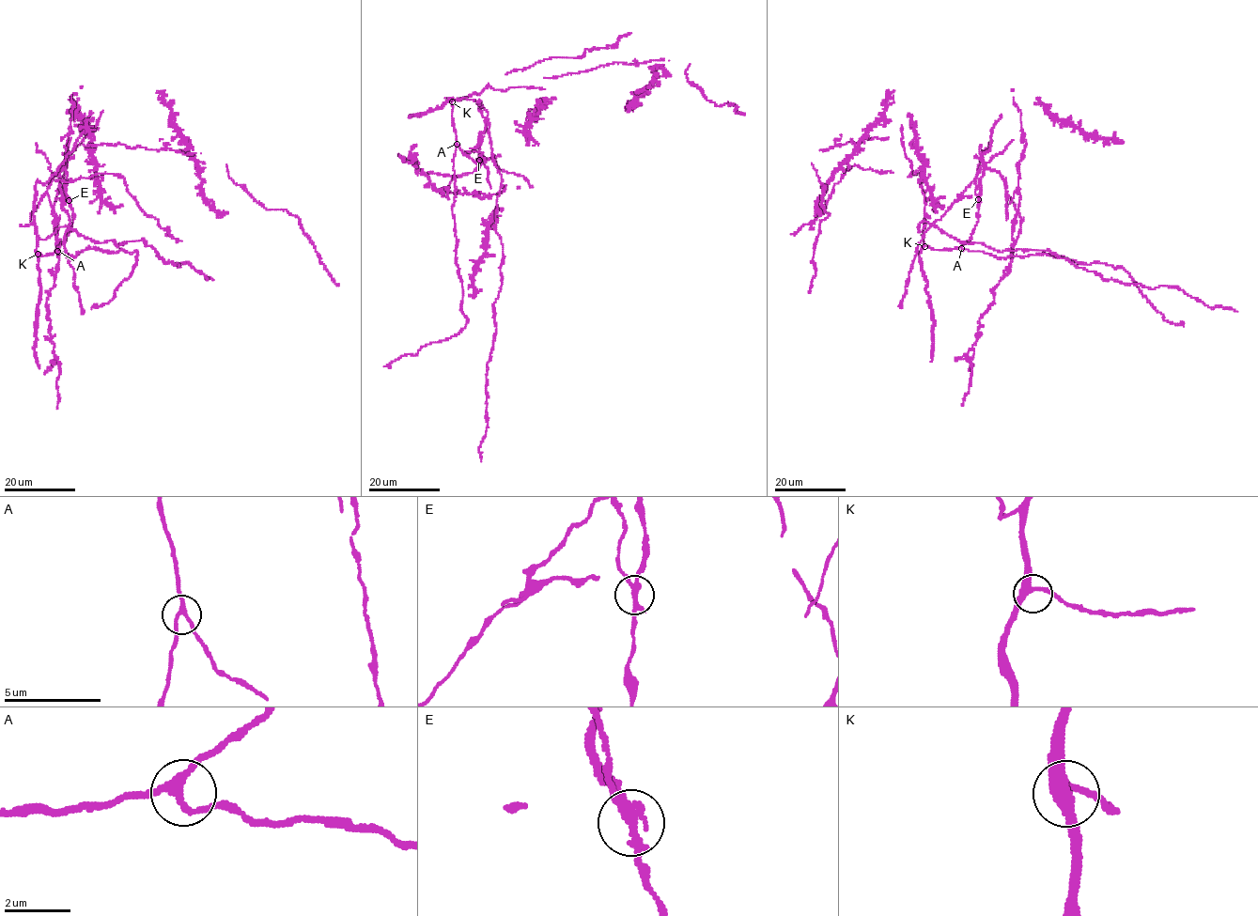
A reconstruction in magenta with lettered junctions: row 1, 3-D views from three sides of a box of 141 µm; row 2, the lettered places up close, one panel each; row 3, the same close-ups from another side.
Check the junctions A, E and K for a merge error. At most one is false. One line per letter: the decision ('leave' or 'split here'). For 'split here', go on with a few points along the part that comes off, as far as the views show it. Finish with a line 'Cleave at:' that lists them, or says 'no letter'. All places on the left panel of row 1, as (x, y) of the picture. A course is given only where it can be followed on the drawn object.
A: leave
E: split here | (69, 200), (64, 167), (47, 194), (54, 217), (58, 259), (47, 304), (50, 340), (59, 364), (57, 408)
K: leave
Cleave at: E

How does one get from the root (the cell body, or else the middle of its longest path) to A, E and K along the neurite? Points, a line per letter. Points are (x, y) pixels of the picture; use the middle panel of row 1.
A: (481, 92), (451, 101), (457, 144)
E: (481, 92), (451, 101), (452, 125), (458, 146), (474, 163), (478, 160)
K: (481, 92), (452, 101)

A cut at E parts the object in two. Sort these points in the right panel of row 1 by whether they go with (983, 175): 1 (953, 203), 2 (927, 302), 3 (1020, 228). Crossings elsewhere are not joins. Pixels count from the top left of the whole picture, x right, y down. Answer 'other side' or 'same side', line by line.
1: same side
2: other side
3: same side

